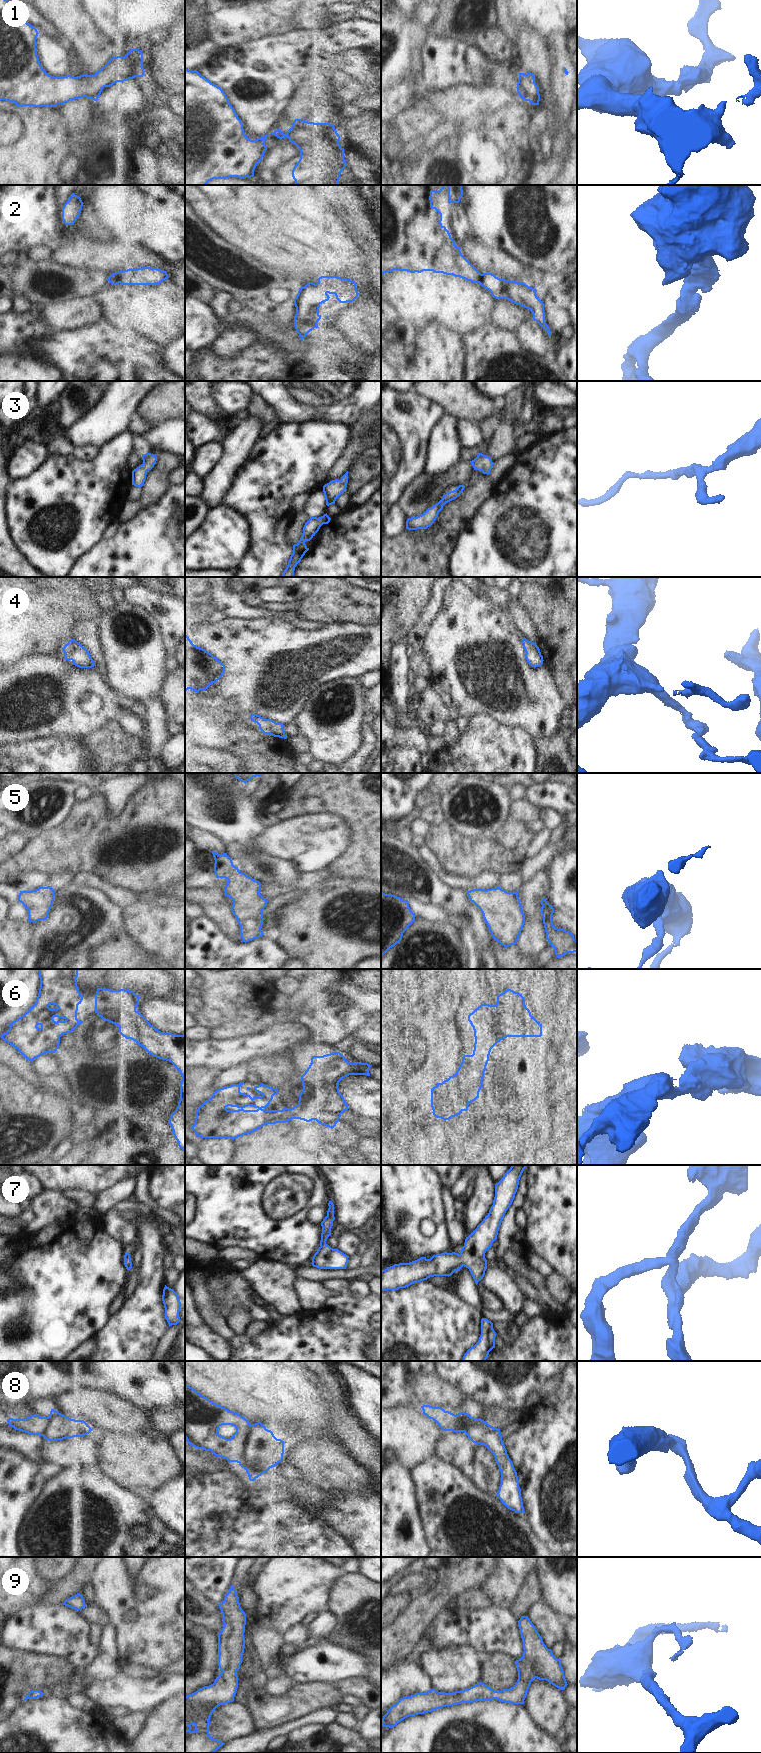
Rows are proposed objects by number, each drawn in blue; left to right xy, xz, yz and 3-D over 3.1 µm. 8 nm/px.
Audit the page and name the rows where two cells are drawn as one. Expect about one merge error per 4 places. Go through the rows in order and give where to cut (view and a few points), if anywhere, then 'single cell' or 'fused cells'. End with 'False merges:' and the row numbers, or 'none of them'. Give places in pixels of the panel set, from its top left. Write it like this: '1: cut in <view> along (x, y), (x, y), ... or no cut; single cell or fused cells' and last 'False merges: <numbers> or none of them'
1: no cut; single cell
2: no cut; single cell
3: no cut; single cell
4: no cut; single cell
5: no cut; single cell
6: no cut; single cell
7: no cut; single cell
8: cut in yz along (453, 1415), (456, 1422), (462, 1416), (468, 1416), (473, 1421); fused cells
9: no cut; single cell
False merges: 8

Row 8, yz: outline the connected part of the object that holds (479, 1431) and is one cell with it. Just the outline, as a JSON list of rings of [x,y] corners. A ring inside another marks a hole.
[[[466,1412],[454,1415],[455,1422],[458,1423],[462,1416],[470,1417],[473,1421],[463,1432],[473,1443],[486,1446],[495,1457],[501,1472],[501,1484],[496,1496],[510,1510],[524,1513],[517,1472],[503,1444],[500,1429],[494,1428],[482,1419],[475,1419]]]

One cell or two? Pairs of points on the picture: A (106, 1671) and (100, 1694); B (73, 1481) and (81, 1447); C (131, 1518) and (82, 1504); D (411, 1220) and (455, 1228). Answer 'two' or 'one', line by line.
A: two
B: two
C: one
D: two

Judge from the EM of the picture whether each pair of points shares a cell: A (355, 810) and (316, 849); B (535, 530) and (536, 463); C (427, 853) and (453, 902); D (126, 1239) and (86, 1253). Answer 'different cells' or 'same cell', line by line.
A: different cells
B: same cell
C: different cells
D: different cells

